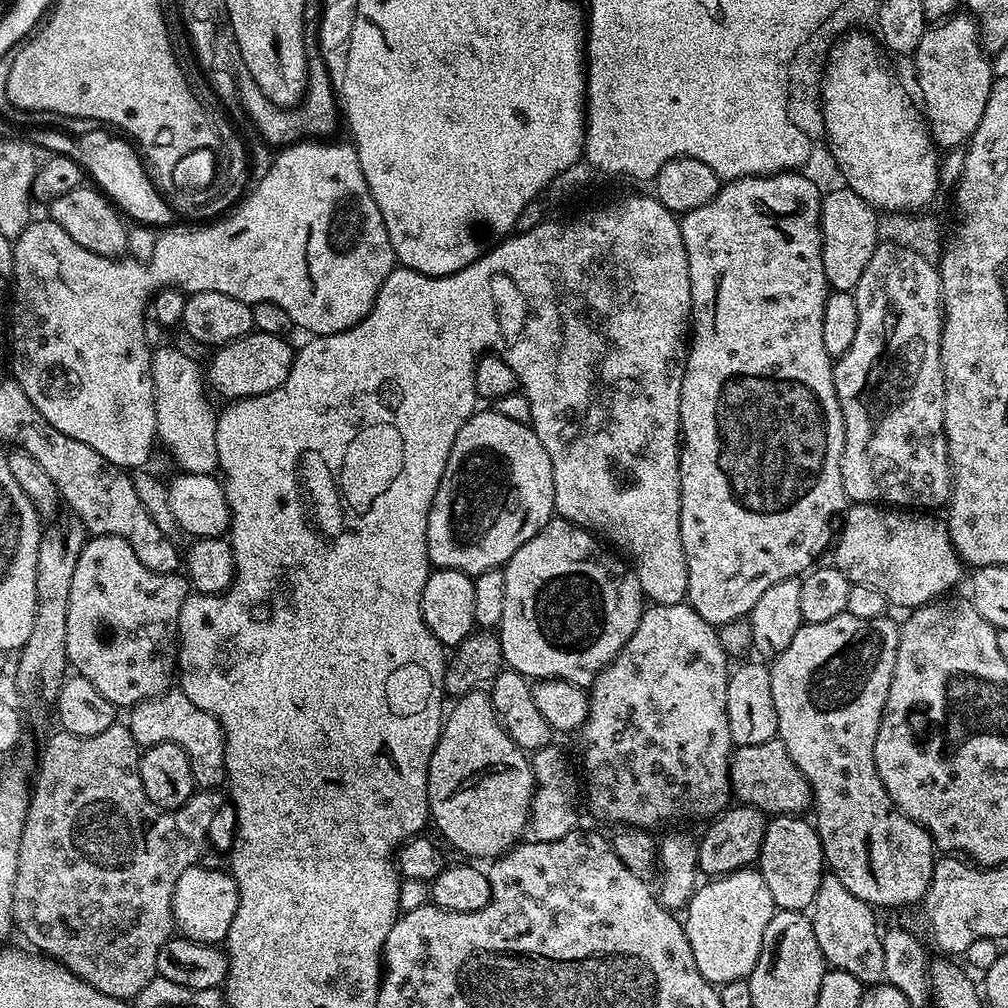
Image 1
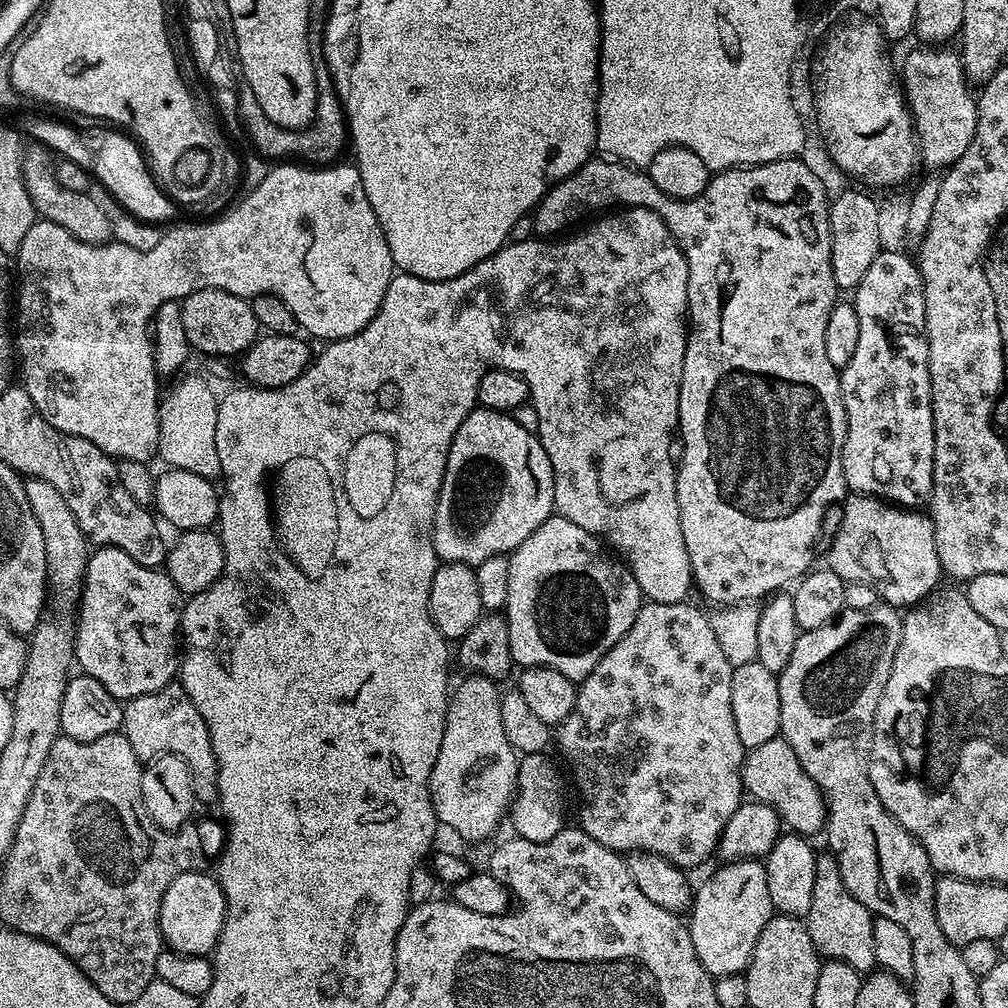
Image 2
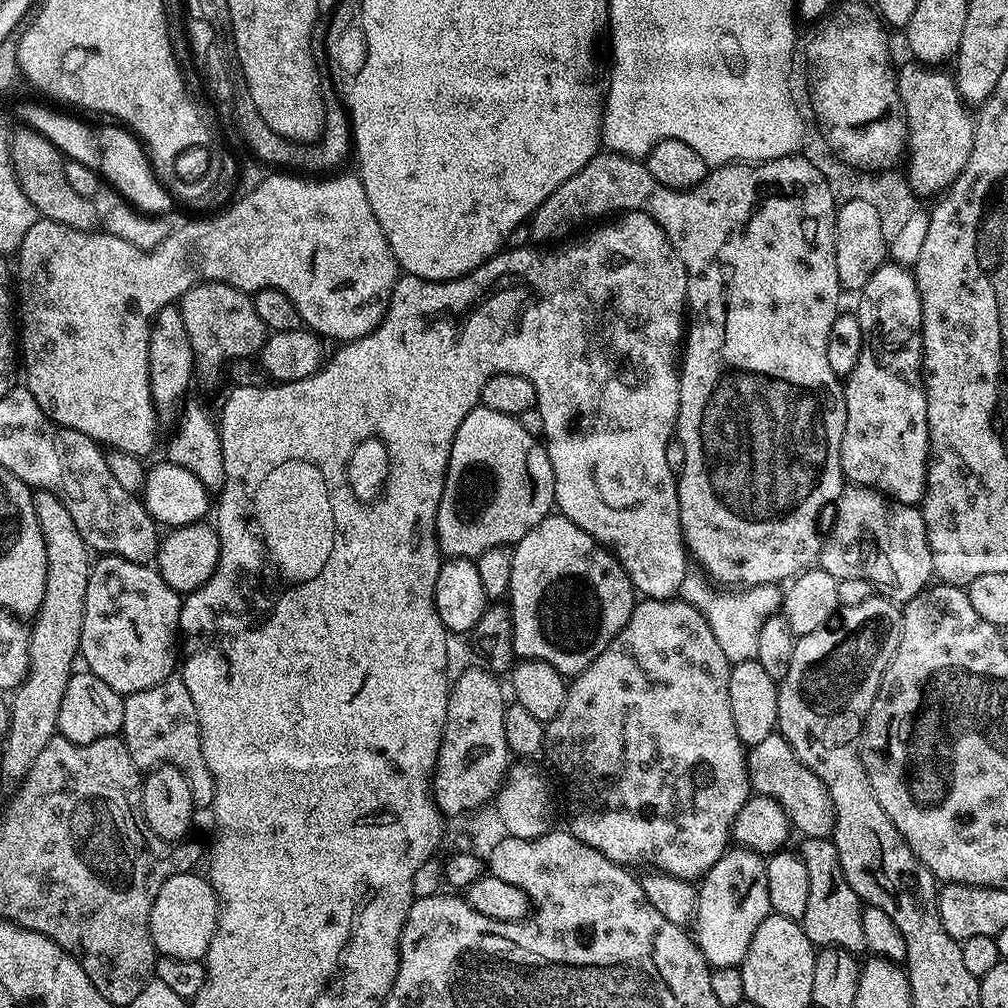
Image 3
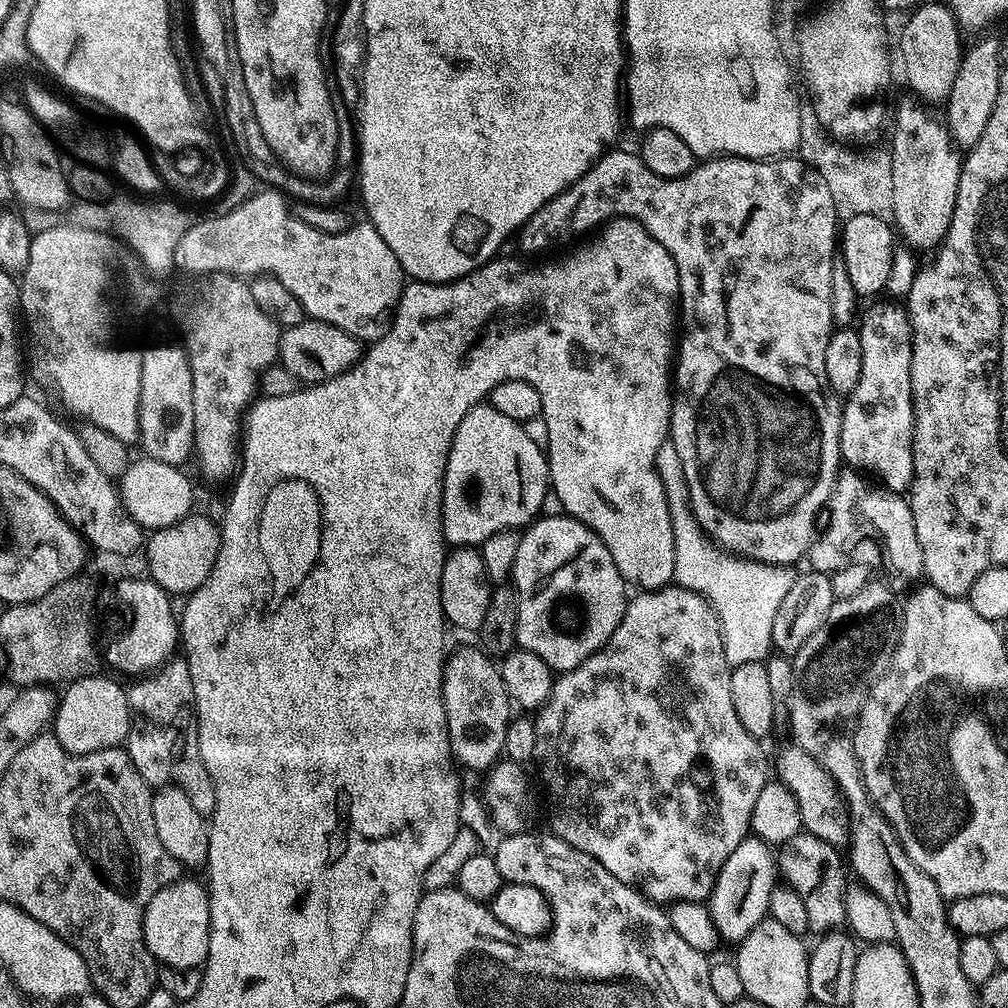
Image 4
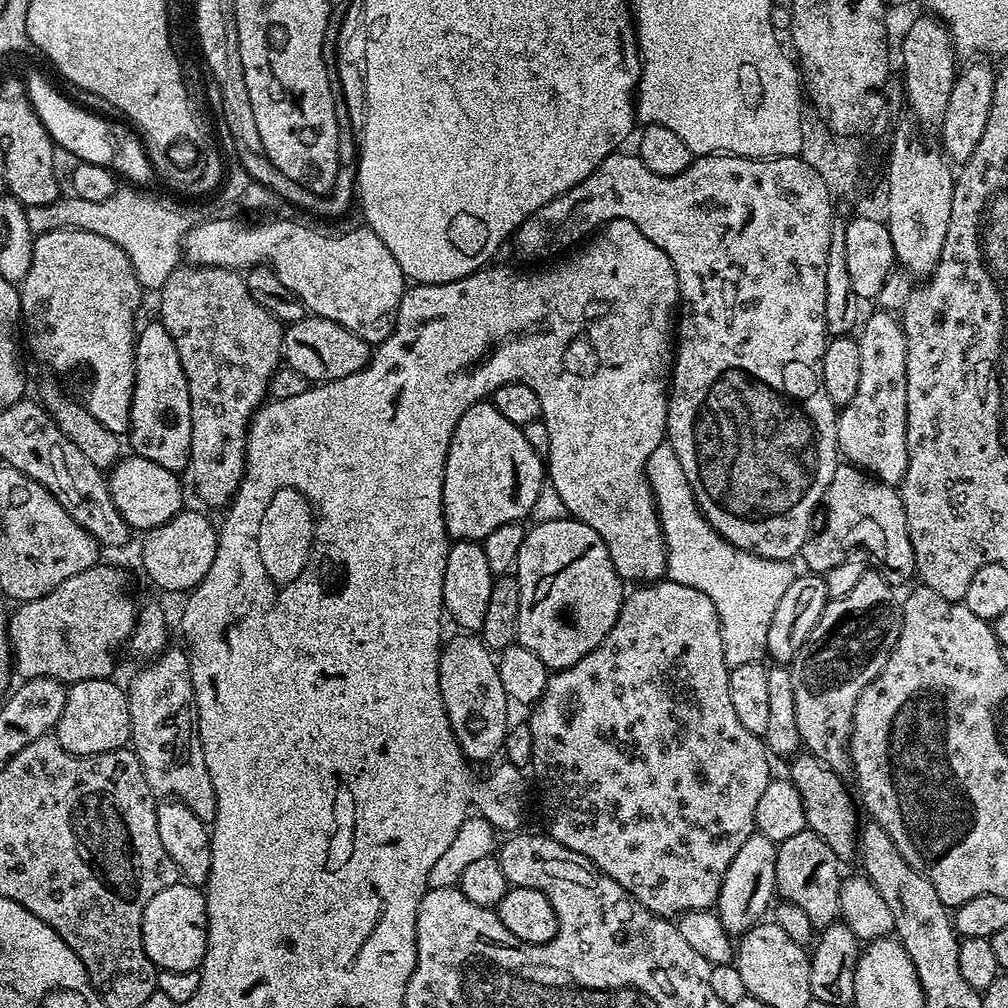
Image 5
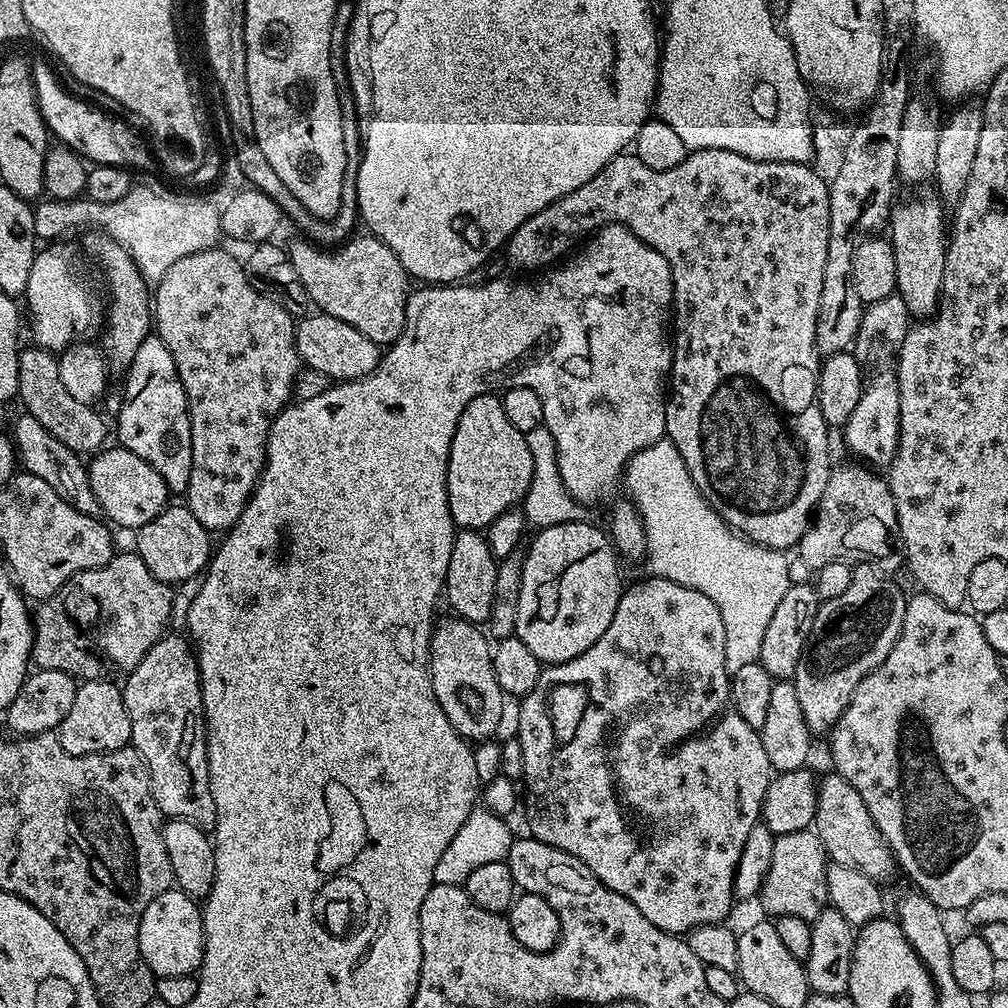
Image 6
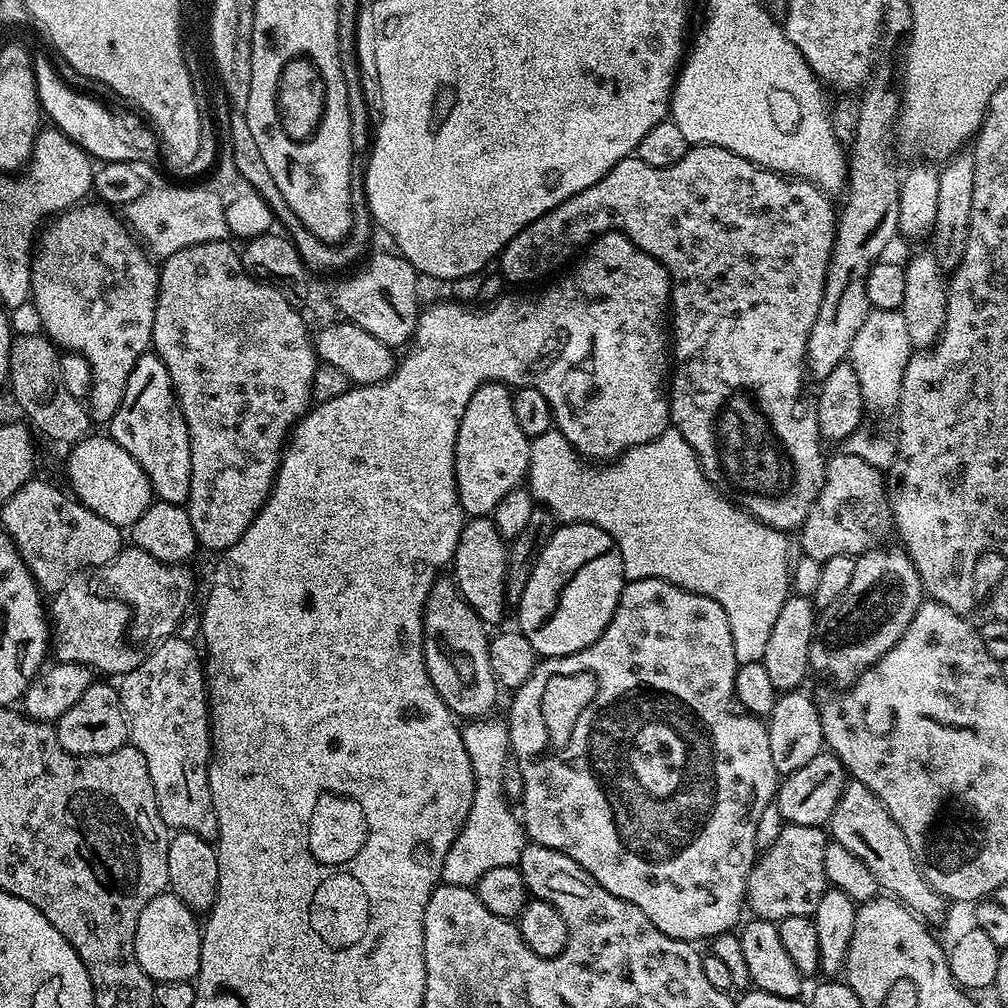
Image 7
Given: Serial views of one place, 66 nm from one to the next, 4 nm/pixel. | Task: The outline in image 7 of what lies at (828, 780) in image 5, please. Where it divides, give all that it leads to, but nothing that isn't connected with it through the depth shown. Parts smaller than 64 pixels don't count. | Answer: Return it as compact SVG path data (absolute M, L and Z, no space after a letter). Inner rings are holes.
M849 779L845 783L844 791L841 792L836 805L832 810L832 818L830 821L830 836L835 843L842 845L846 850L850 850L850 854L854 854L860 859L864 865L870 870L870 874L874 874L877 885L881 889L884 888L889 897L895 898L905 908L911 910L921 921L936 924L944 916L944 907L946 901L943 896L937 895L935 891L922 878L922 874L918 870L918 866L914 862L914 858L910 854L910 846L906 846L904 835L898 826L890 818L888 812L882 806L880 799L876 797L866 786L862 786L862 782Z

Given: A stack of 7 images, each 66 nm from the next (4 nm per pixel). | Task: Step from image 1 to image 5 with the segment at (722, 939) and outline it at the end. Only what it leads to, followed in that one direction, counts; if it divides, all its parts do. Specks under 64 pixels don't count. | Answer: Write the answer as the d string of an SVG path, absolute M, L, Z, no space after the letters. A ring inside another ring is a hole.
M753 834L742 842L742 850L734 854L734 862L730 862L722 878L715 911L729 934L743 934L763 917L760 915L767 910L768 903L770 908L772 896L776 895L776 844L770 838Z

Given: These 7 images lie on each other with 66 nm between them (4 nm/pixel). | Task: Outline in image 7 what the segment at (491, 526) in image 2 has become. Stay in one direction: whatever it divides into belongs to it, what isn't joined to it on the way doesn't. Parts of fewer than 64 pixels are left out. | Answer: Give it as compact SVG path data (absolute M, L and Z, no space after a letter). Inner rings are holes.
M489 382L470 394L470 402L462 410L456 439L456 495L469 517L487 517L506 494L525 483L528 475L530 437L518 426L512 397L507 383Z

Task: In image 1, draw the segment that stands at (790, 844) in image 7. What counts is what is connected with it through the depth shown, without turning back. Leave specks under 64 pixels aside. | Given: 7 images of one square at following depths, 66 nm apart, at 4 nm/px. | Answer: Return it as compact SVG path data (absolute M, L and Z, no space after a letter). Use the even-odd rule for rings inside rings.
M825 874L818 886L816 901L810 909L810 919L814 926L814 938L818 938L818 950L822 950L825 965L846 970L846 974L854 974L858 982L865 986L879 984L884 980L882 966L882 935L876 929L876 916L873 905L862 902L838 878Z

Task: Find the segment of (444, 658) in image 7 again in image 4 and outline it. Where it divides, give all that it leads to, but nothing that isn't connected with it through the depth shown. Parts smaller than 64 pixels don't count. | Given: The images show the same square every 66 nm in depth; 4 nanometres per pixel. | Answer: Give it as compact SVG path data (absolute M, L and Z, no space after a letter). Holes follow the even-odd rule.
M479 647L464 648L447 657L444 665L444 709L452 755L457 765L488 770L501 759L510 719L508 708L508 691L500 677L500 669Z

